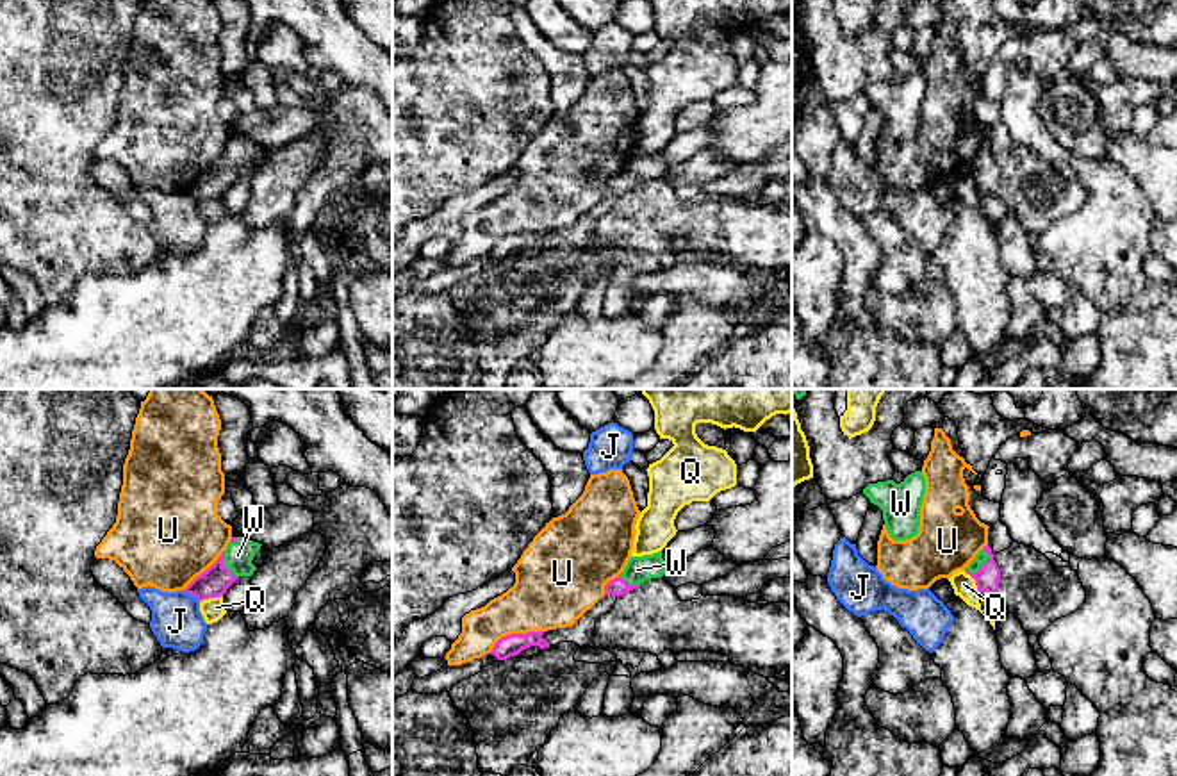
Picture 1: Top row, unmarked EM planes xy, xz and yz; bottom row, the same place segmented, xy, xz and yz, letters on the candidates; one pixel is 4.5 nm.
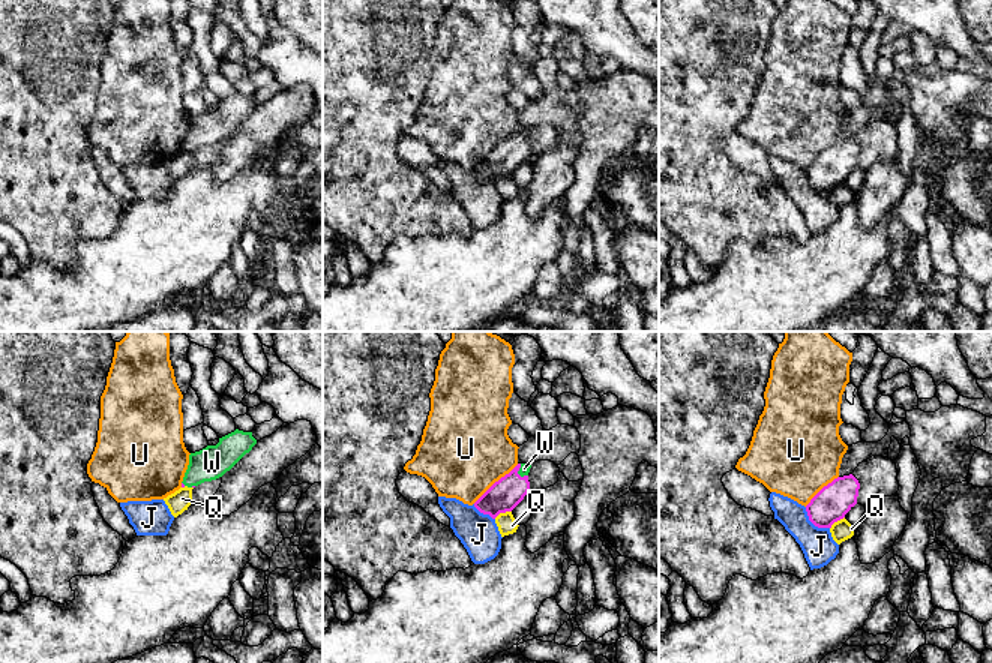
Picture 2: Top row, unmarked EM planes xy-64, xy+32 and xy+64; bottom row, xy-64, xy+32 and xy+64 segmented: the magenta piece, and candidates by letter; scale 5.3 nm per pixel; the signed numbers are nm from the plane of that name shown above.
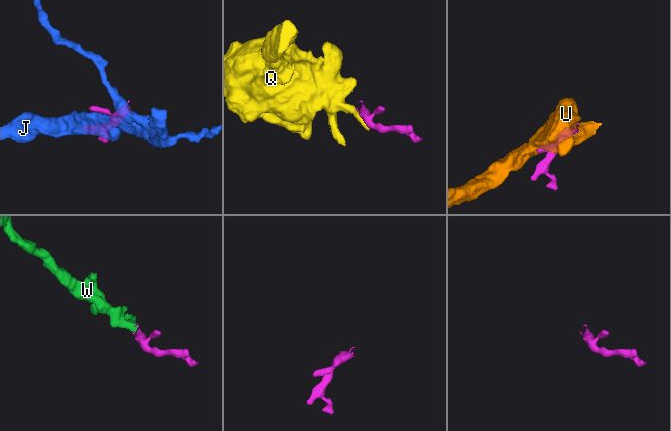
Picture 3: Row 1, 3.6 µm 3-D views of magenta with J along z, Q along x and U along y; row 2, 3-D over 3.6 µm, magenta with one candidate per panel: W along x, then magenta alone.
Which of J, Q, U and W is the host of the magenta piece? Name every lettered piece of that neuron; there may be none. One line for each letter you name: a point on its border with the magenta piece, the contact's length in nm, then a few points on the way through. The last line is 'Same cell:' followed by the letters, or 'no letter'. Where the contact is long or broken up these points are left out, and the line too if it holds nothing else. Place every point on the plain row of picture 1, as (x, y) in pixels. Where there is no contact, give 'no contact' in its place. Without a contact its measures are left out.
W: yz (979, 170) | 140 nm | across yz (987, 179), (979, 170), (978, 163)
Same cell: W

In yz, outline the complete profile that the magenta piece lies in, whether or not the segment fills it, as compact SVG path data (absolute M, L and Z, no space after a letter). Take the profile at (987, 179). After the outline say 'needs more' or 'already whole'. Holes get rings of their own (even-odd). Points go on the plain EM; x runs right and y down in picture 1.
M984 146L965 168L965 173L975 180L979 193L999 194L1000 169L993 161L990 146Z | needs more

